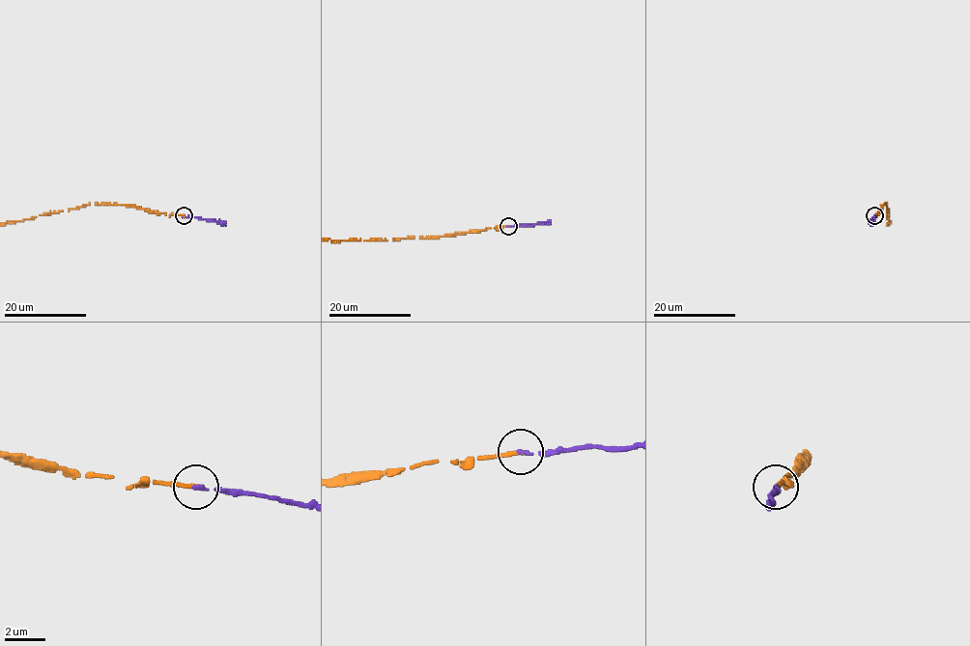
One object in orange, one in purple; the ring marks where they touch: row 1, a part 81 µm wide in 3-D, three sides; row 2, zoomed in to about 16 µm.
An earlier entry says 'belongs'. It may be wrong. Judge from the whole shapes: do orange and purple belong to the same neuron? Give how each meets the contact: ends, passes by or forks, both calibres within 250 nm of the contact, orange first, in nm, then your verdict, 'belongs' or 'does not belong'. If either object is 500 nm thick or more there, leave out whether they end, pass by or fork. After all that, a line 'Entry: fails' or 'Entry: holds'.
orange ends there; purple ends there; 170 nm thick on the orange side, 170 nm on the other; belongs
Entry: holds

